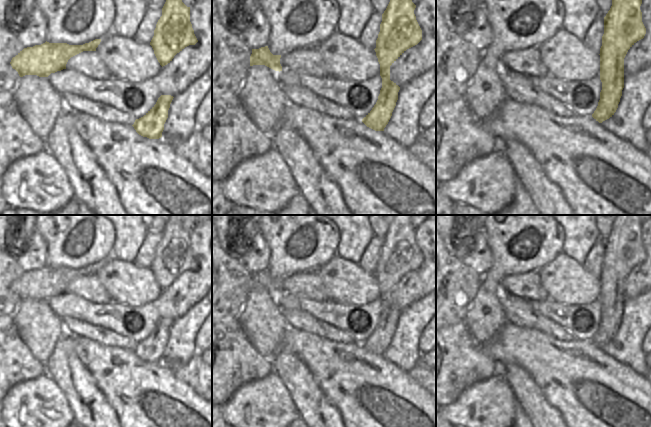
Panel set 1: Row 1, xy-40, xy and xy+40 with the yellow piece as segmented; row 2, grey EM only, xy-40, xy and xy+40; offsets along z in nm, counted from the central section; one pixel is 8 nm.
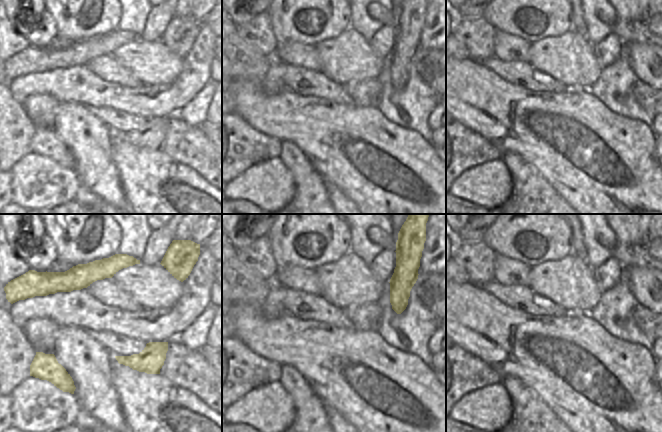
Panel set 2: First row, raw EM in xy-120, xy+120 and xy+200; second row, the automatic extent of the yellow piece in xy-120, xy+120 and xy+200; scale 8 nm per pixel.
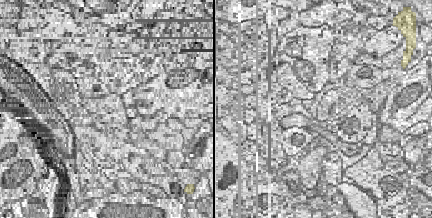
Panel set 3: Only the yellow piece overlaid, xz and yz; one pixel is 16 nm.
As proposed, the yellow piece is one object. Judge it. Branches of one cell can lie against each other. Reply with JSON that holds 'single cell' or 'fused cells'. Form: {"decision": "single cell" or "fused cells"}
{"decision": "single cell"}

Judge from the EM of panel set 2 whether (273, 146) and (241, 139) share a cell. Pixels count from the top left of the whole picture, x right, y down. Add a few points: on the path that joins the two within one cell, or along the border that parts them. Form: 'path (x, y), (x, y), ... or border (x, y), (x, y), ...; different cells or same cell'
path (265, 146), (249, 146); same cell

